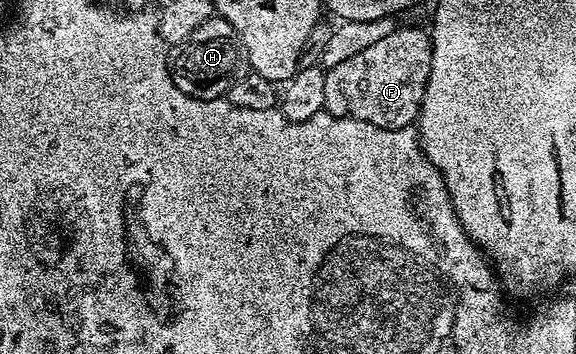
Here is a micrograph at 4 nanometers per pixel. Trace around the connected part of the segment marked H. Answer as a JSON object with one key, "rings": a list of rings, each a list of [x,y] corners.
{"rings":[[[214,17],[203,21],[191,37],[187,37],[172,52],[169,70],[175,85],[196,99],[219,99],[228,92],[230,85],[246,70],[245,46],[239,33],[227,20]]]}

